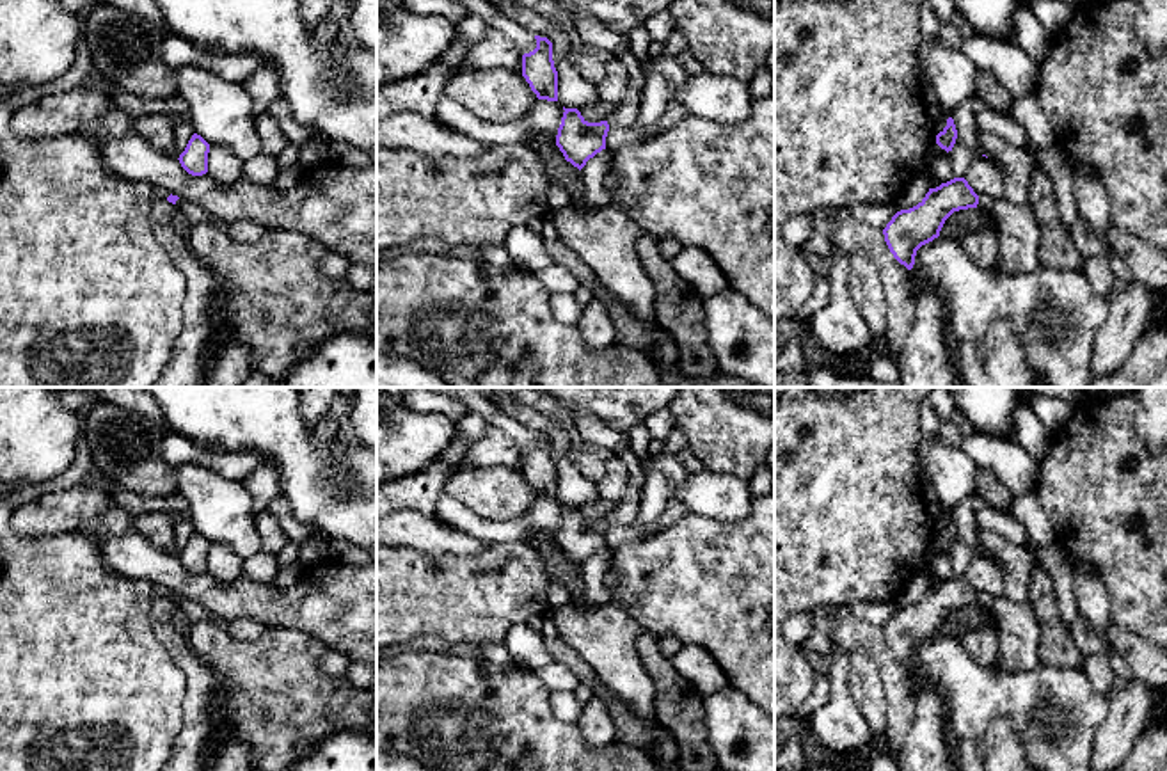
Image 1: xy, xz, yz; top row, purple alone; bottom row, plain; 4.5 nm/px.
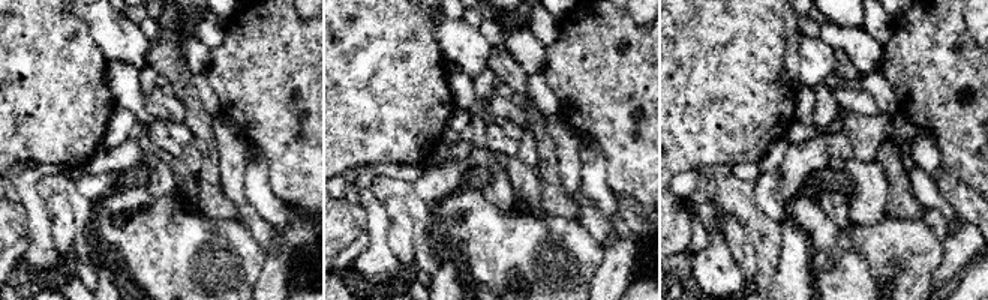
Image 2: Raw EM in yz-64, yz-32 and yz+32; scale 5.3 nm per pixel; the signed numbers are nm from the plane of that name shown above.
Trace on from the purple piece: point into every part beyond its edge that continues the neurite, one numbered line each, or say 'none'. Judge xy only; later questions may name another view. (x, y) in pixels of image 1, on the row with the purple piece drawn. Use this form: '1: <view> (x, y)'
1: xy (192, 349)

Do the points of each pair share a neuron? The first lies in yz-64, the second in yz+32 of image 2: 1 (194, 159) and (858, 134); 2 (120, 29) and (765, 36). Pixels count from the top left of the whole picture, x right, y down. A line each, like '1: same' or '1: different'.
1: same
2: different

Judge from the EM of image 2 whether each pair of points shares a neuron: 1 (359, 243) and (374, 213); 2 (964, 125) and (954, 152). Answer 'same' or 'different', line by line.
1: different
2: same

